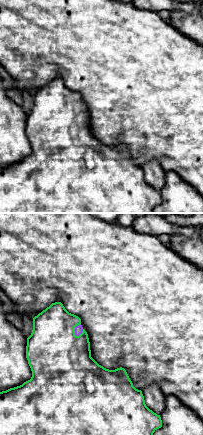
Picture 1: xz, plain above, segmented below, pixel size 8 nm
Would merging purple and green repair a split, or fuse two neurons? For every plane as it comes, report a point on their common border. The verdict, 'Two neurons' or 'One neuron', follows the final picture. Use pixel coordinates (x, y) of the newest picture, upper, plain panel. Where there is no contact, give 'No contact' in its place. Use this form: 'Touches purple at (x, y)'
Touches purple at (75, 105)

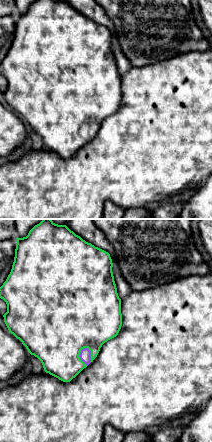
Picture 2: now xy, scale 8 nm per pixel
Touches purple at (79, 132)

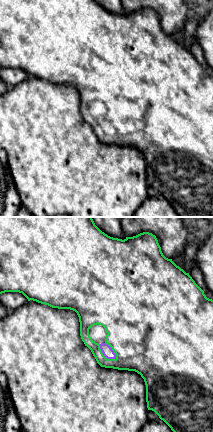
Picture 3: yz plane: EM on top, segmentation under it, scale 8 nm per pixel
Touches purple at (105, 132)

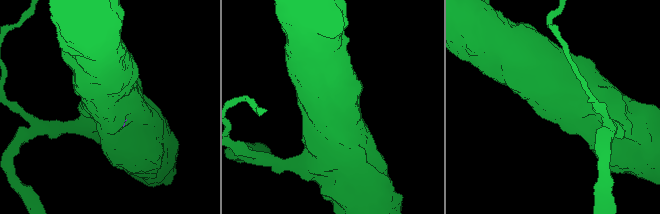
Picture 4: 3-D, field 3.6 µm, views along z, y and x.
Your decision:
One neuron

